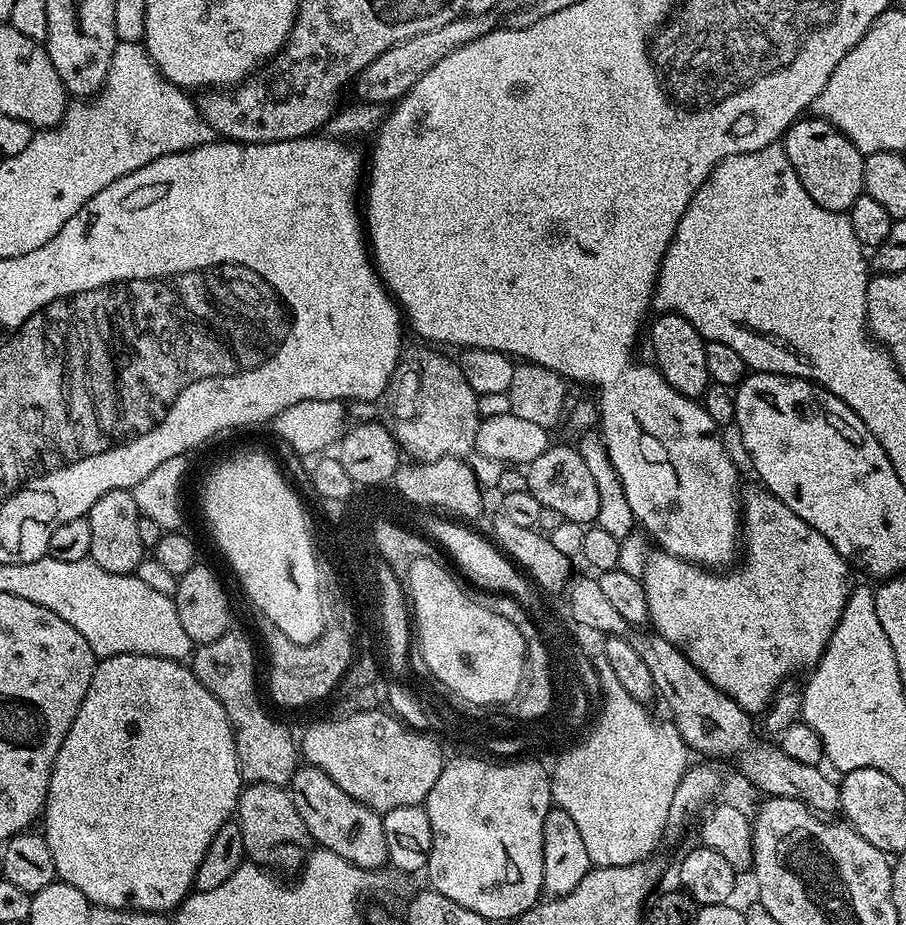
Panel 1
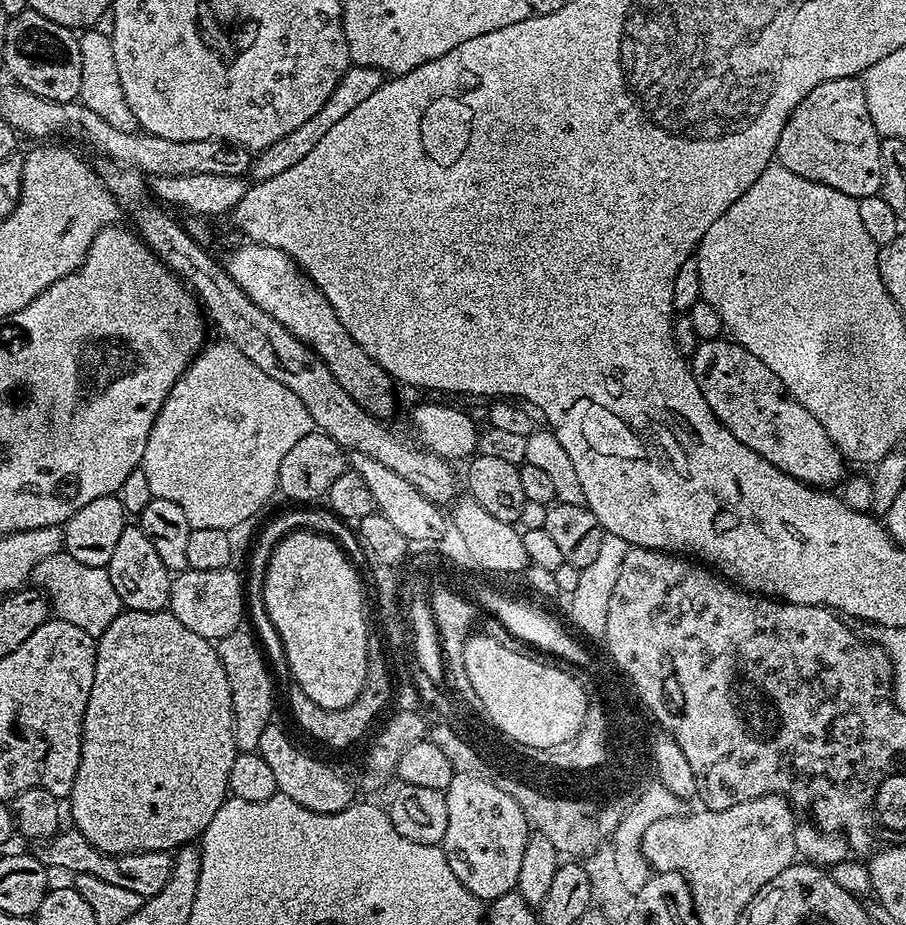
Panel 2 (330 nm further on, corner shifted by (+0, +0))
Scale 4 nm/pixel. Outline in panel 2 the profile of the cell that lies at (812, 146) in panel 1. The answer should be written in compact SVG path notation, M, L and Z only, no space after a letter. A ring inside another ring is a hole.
M855 76L834 78L814 86L790 114L775 159L812 184L842 190L853 198L875 196L882 182L881 139L868 113L863 83Z

